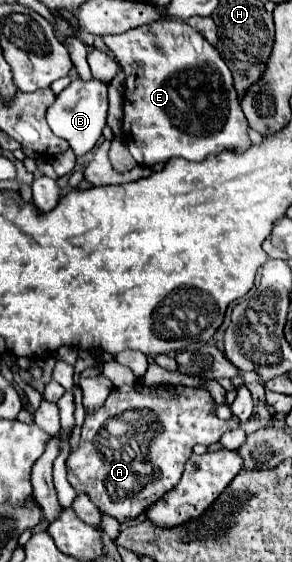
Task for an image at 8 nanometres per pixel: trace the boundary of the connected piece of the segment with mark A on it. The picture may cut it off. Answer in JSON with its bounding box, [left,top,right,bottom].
[67,384,237,522]

